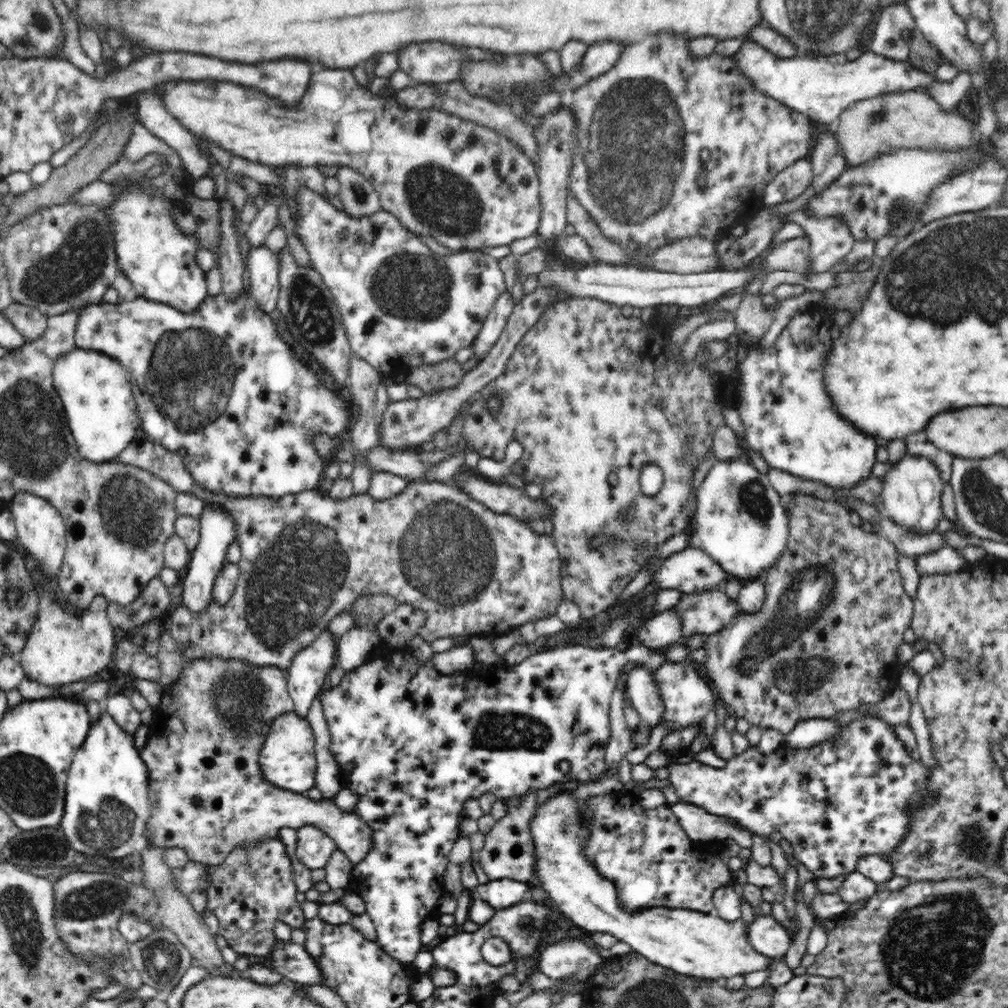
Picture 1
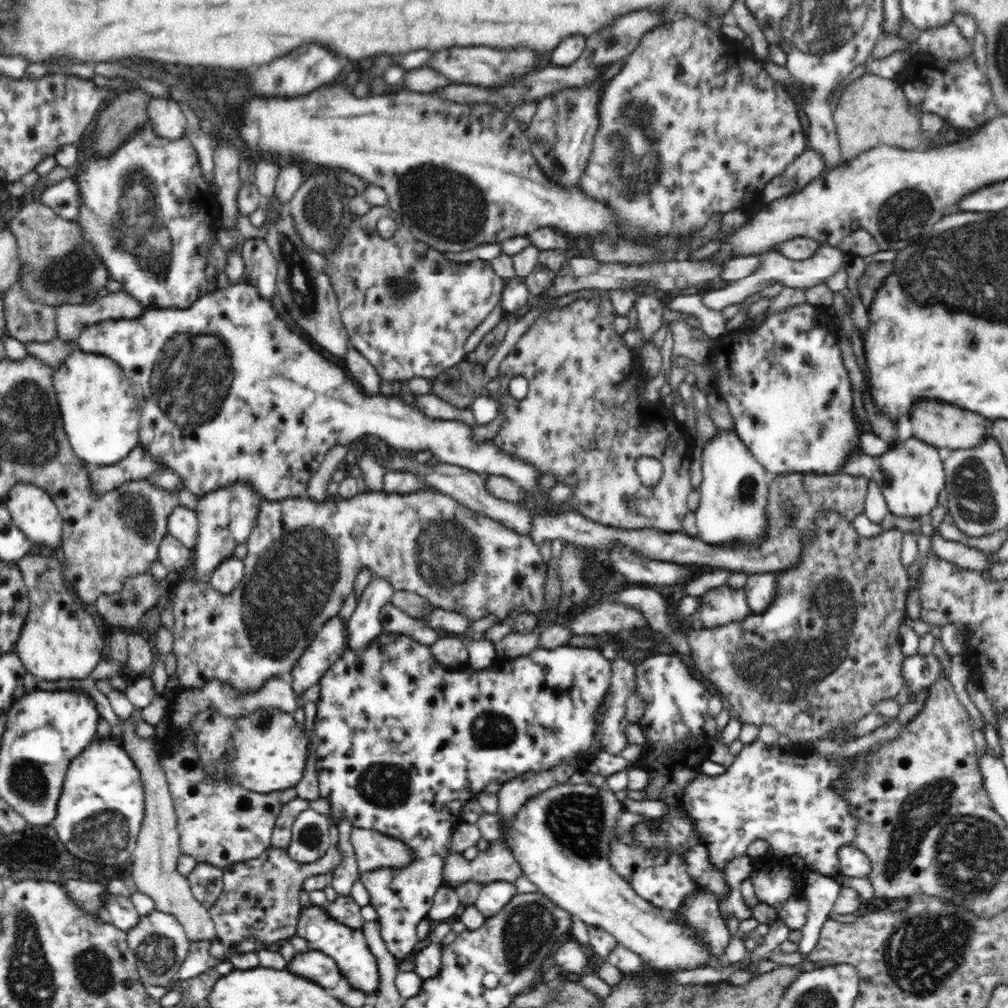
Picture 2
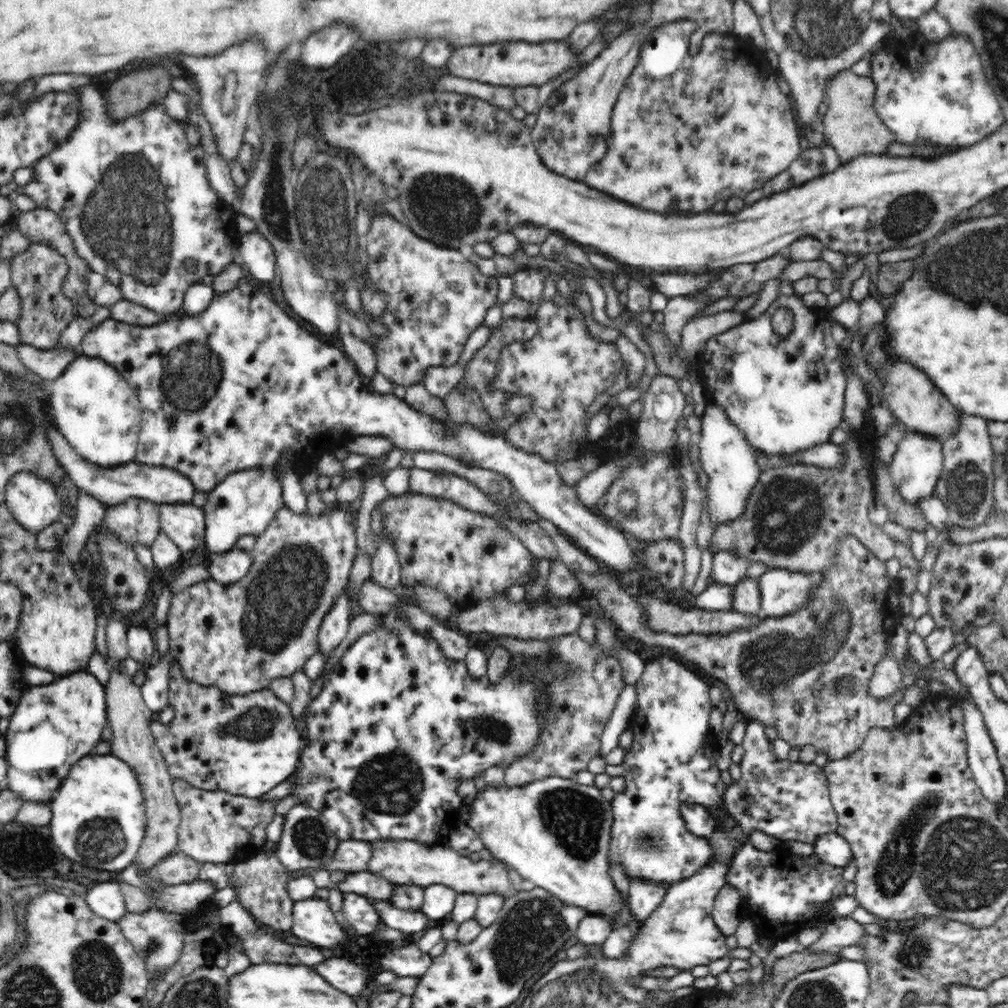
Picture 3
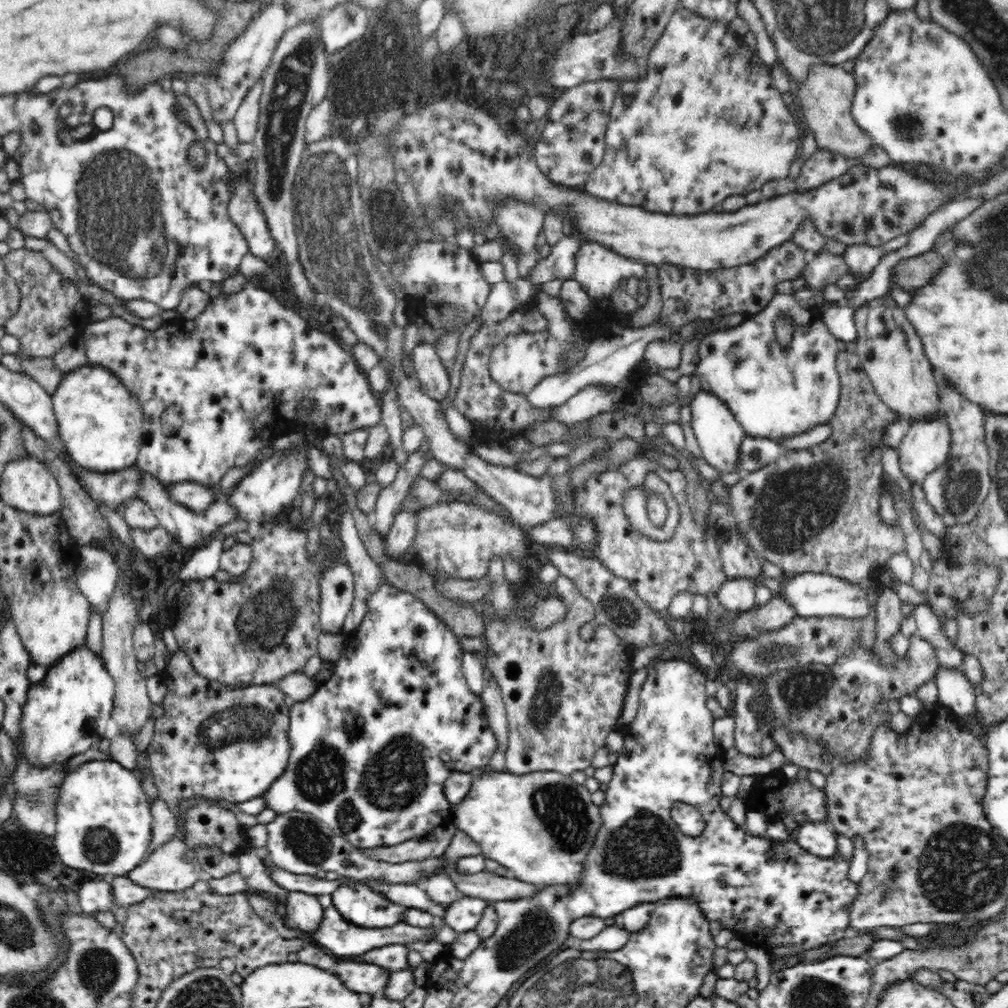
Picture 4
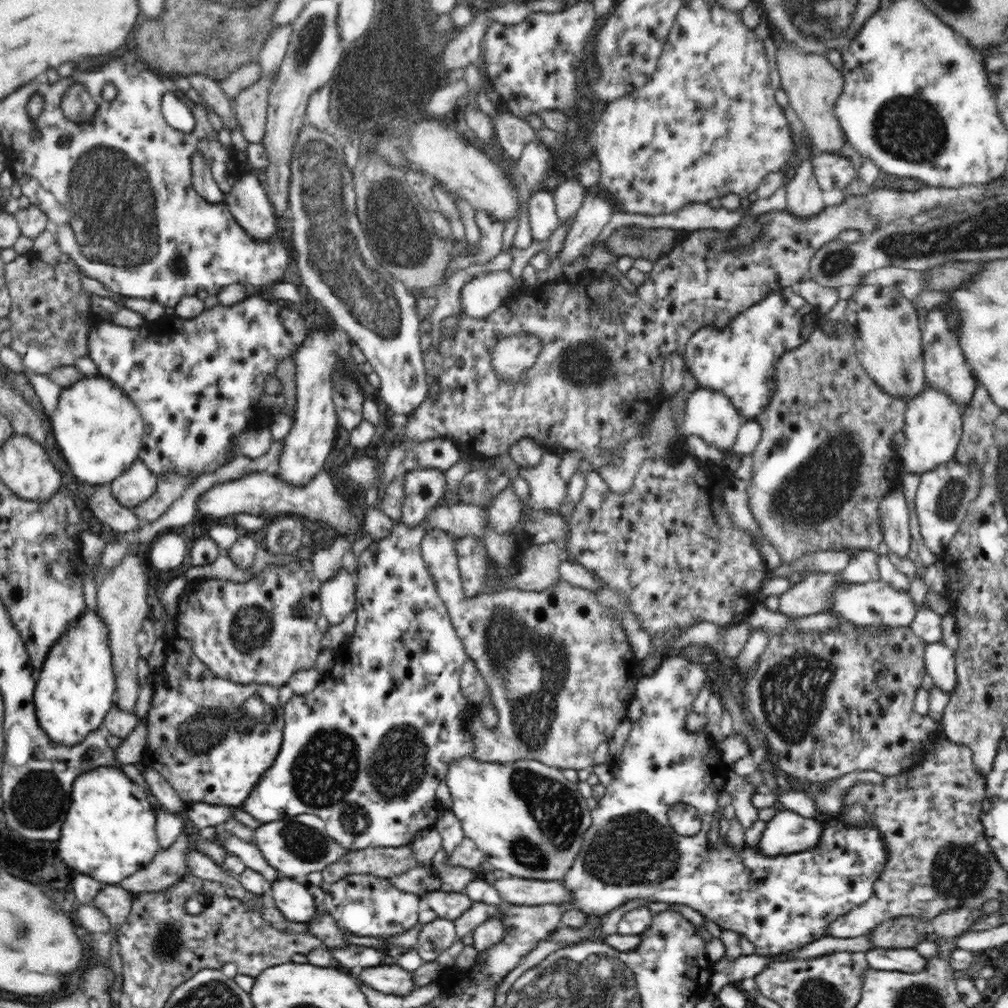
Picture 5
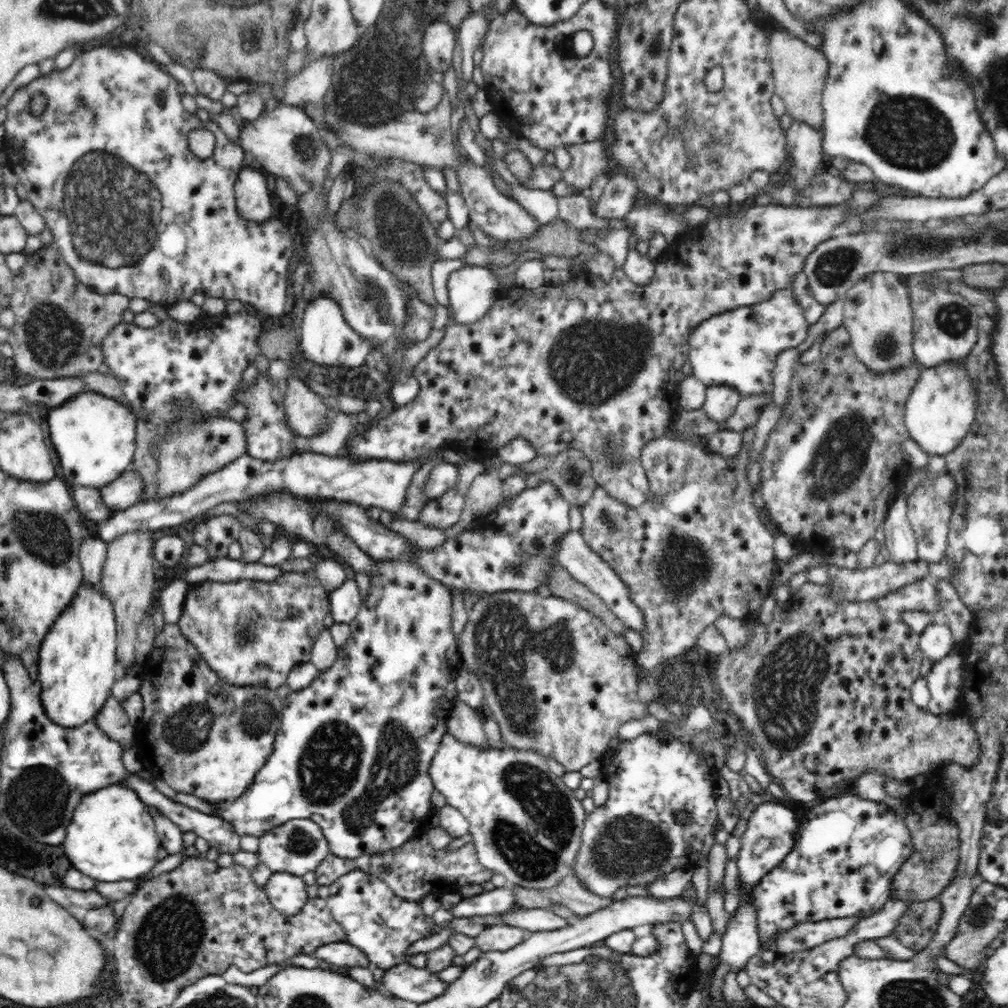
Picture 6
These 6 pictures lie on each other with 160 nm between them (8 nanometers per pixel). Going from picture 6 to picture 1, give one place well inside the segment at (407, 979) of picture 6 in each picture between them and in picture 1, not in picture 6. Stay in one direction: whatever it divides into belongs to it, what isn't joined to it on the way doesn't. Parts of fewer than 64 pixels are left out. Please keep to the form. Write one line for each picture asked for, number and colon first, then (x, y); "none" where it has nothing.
1: (291, 960)
2: (315, 965)
3: (348, 977)
4: (366, 979)
5: (389, 979)

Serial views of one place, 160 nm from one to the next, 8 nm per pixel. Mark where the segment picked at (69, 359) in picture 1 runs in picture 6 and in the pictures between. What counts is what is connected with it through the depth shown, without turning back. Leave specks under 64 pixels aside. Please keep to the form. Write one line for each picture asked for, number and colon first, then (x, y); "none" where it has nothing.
2: (101, 418)
3: (98, 412)
4: (98, 418)
5: (99, 429)
6: (94, 436)

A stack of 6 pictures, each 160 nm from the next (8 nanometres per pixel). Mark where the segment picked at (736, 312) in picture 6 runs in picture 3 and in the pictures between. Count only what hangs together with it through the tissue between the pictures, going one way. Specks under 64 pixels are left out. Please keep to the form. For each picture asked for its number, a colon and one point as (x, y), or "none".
3: (786, 394)
4: (774, 392)
5: (738, 359)

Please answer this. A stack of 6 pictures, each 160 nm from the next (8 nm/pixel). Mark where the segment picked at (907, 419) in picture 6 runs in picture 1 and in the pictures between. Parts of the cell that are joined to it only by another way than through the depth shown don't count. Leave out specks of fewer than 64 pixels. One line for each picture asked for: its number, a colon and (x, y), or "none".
1: (912, 489)
2: (911, 475)
3: (916, 467)
4: (925, 448)
5: (933, 428)

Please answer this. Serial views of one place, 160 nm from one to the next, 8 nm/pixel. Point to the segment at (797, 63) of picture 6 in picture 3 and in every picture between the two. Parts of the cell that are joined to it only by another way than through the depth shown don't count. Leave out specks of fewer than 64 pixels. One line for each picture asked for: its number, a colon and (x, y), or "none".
3: (848, 125)
4: (826, 96)
5: (813, 84)

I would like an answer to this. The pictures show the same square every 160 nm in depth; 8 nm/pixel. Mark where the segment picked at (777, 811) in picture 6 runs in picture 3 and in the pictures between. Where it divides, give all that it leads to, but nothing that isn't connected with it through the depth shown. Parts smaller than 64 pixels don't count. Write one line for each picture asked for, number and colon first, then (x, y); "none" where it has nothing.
3: (834, 850)
4: (819, 839)
5: (788, 832)

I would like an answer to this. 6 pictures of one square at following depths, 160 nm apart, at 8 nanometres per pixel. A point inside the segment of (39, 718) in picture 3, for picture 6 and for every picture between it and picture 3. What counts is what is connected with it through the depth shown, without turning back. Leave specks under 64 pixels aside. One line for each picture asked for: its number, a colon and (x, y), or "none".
4: (66, 712)
5: (75, 688)
6: (77, 664)

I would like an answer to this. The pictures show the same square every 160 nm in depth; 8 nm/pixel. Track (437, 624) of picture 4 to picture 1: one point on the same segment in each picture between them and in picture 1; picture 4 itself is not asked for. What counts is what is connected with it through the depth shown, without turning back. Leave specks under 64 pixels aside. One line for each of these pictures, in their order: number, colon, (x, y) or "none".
1: (410, 740)
2: (465, 730)
3: (396, 729)

